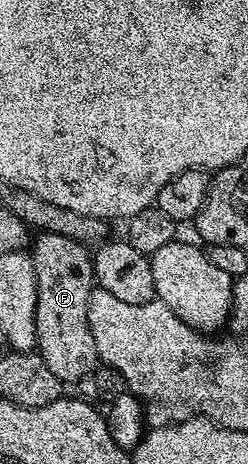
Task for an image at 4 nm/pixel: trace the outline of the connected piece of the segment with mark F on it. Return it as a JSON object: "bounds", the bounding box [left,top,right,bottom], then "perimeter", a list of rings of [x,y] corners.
{"bounds":[31,232,99,383],"perimeter":[[[41,232],[32,243],[31,257],[37,281],[36,349],[46,368],[61,383],[88,379],[99,365],[97,335],[91,332],[87,320],[87,304],[95,288],[90,247],[83,242],[67,240],[67,236]]]}

